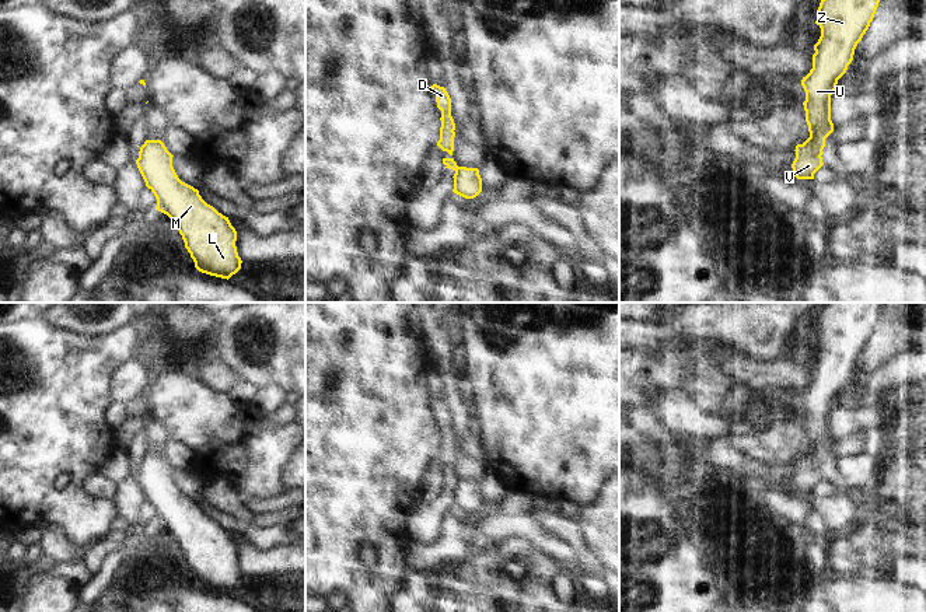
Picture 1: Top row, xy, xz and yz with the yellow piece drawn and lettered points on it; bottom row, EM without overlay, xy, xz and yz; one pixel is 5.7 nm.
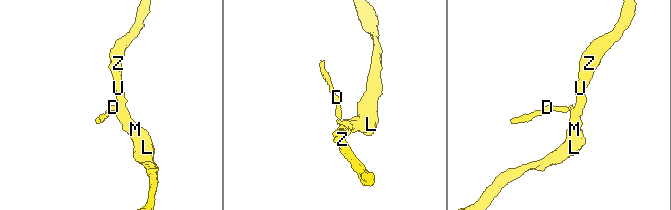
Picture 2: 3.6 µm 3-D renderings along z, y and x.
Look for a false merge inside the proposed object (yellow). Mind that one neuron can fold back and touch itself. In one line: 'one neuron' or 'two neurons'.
two neurons

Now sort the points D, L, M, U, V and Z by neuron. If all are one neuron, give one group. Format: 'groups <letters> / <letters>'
groups D / L M U V Z

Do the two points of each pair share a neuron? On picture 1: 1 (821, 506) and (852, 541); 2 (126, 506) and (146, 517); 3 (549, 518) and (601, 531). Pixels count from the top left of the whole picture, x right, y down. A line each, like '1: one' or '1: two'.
1: two
2: two
3: two

